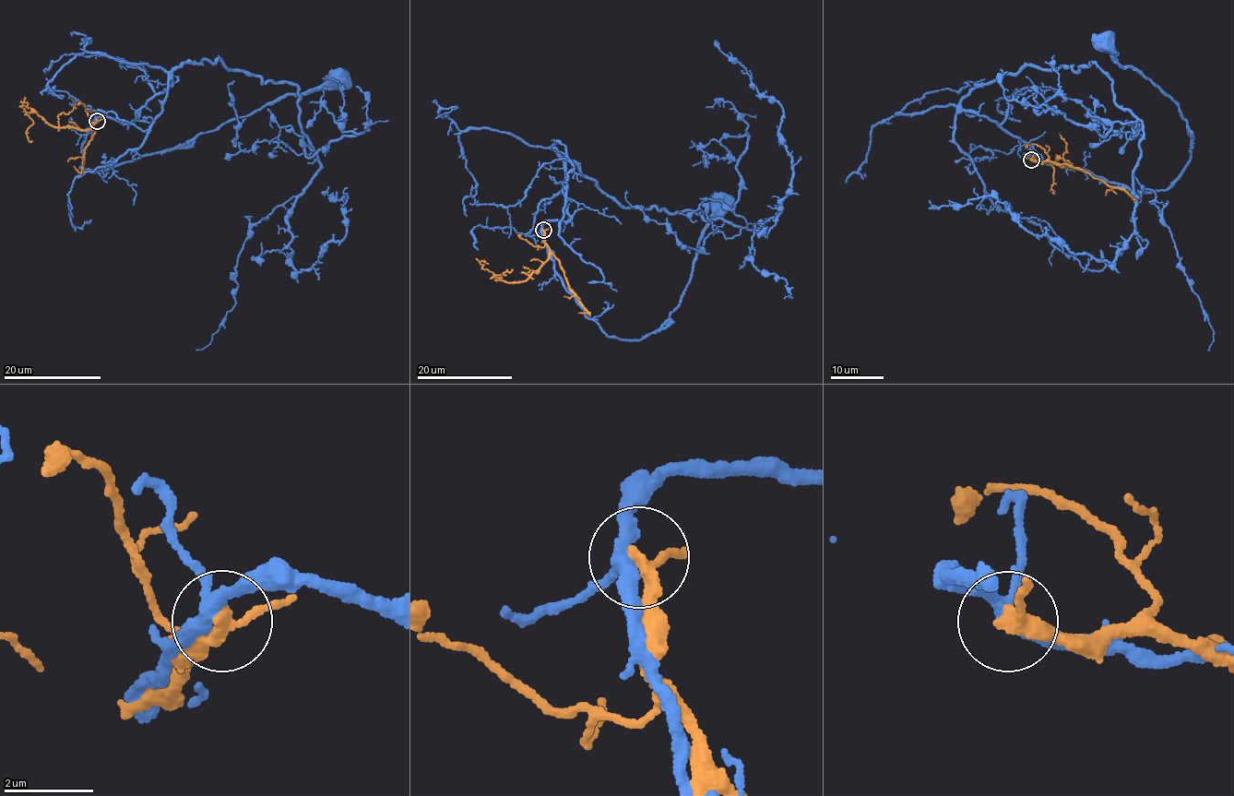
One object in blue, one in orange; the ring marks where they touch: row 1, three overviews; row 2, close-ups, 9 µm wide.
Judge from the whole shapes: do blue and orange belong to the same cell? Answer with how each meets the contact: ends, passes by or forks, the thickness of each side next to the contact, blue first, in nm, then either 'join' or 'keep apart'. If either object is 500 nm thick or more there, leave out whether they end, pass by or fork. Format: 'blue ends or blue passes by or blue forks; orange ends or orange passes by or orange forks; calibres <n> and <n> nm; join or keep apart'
blue forks; orange passes by; calibres 240 and 240 nm; keep apart

